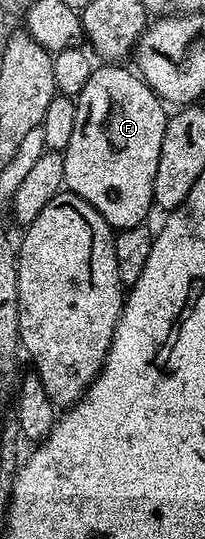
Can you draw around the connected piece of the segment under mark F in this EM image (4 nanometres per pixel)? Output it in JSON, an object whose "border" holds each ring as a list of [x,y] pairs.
{"border":[[[97,65],[94,66],[91,77],[87,77],[87,85],[75,96],[77,108],[75,109],[75,130],[71,132],[71,141],[65,146],[65,187],[73,191],[83,201],[90,203],[98,213],[100,213],[109,226],[114,229],[124,229],[126,227],[139,227],[146,222],[149,210],[154,210],[153,201],[153,182],[155,181],[155,169],[159,169],[159,149],[163,149],[163,133],[165,132],[165,120],[167,118],[166,104],[163,100],[148,86],[141,75],[128,71],[125,65]]]}

